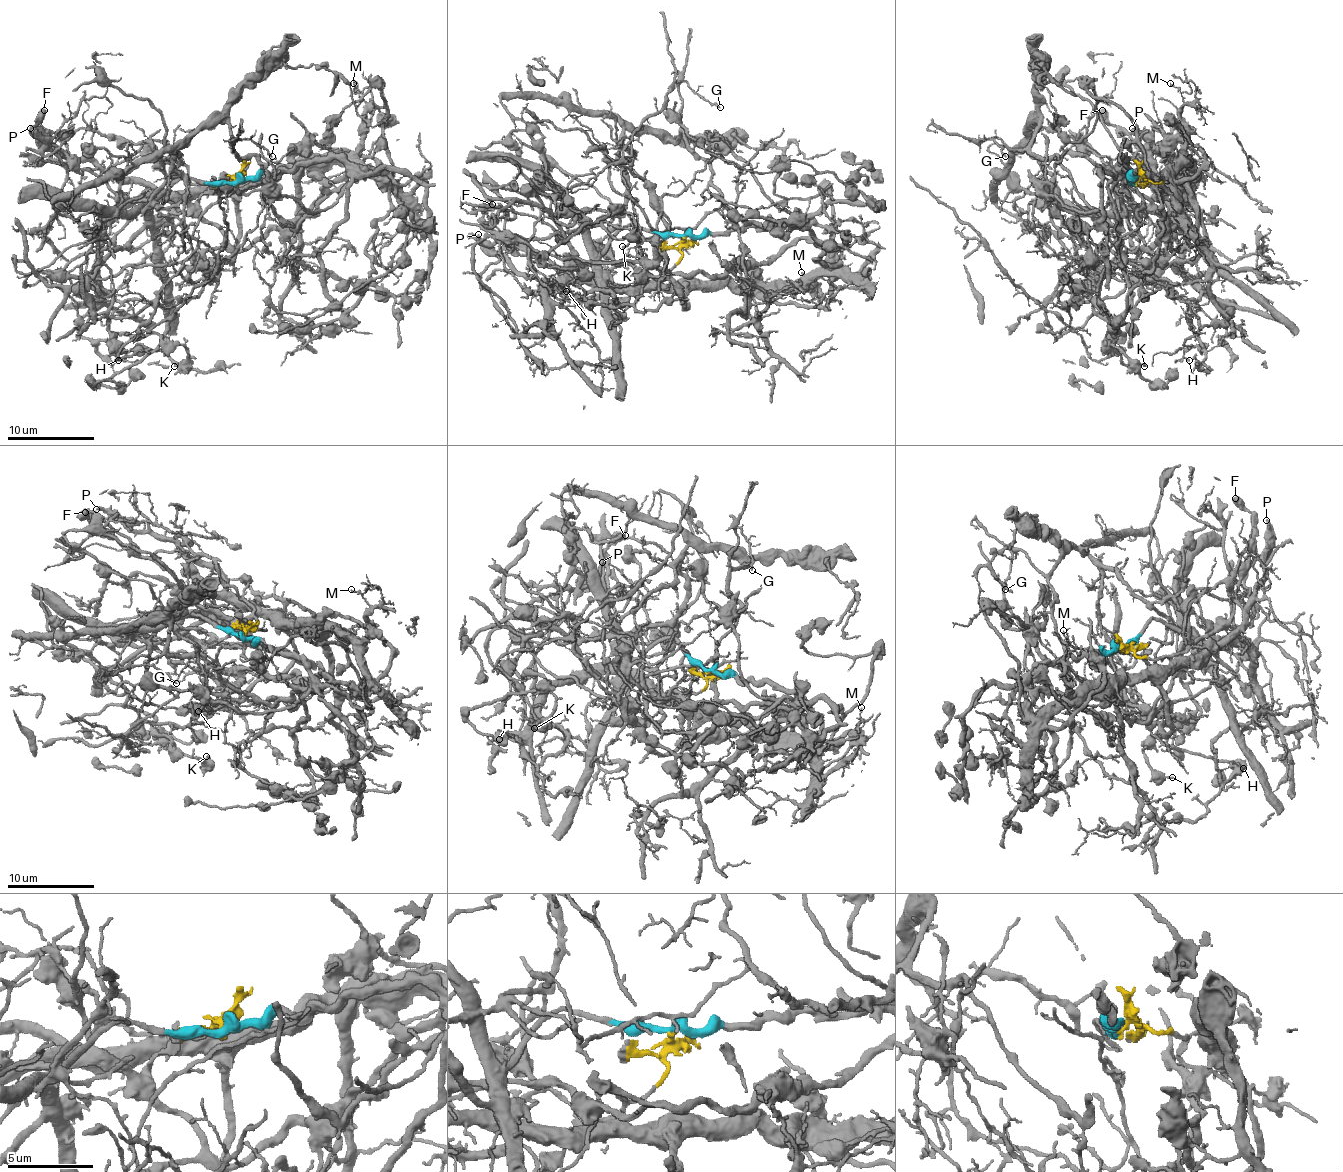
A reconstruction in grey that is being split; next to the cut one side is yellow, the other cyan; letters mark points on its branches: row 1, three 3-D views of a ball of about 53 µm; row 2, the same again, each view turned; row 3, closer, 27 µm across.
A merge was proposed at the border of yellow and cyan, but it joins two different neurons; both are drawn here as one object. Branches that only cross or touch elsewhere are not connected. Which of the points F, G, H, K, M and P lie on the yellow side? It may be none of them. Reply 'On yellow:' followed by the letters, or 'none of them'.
On yellow: F, H, M, P

